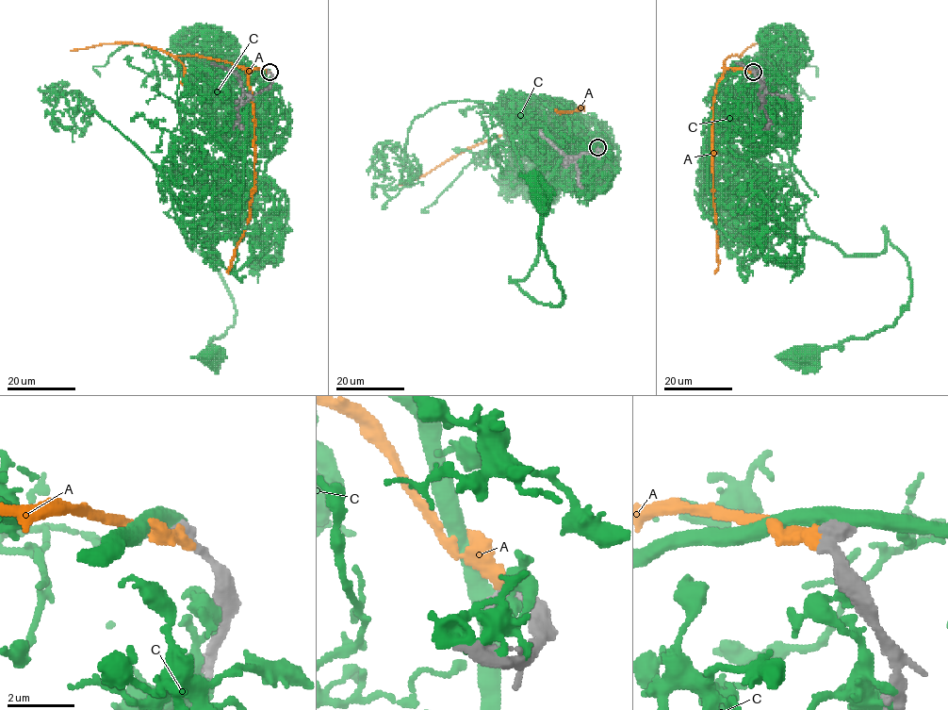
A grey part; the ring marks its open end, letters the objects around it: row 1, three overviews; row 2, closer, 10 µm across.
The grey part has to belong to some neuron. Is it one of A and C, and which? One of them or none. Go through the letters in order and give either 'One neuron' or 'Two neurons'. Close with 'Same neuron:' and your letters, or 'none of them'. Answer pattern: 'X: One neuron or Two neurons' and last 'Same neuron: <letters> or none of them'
A: One neuron
C: Two neurons
Same neuron: A

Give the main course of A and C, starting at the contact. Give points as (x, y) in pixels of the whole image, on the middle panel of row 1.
A: (597, 148), (574, 125), (576, 116), (582, 107), (578, 111), (559, 112), (556, 109)
C: (596, 150), (570, 102), (537, 261), (514, 281), (558, 305), (541, 192)

